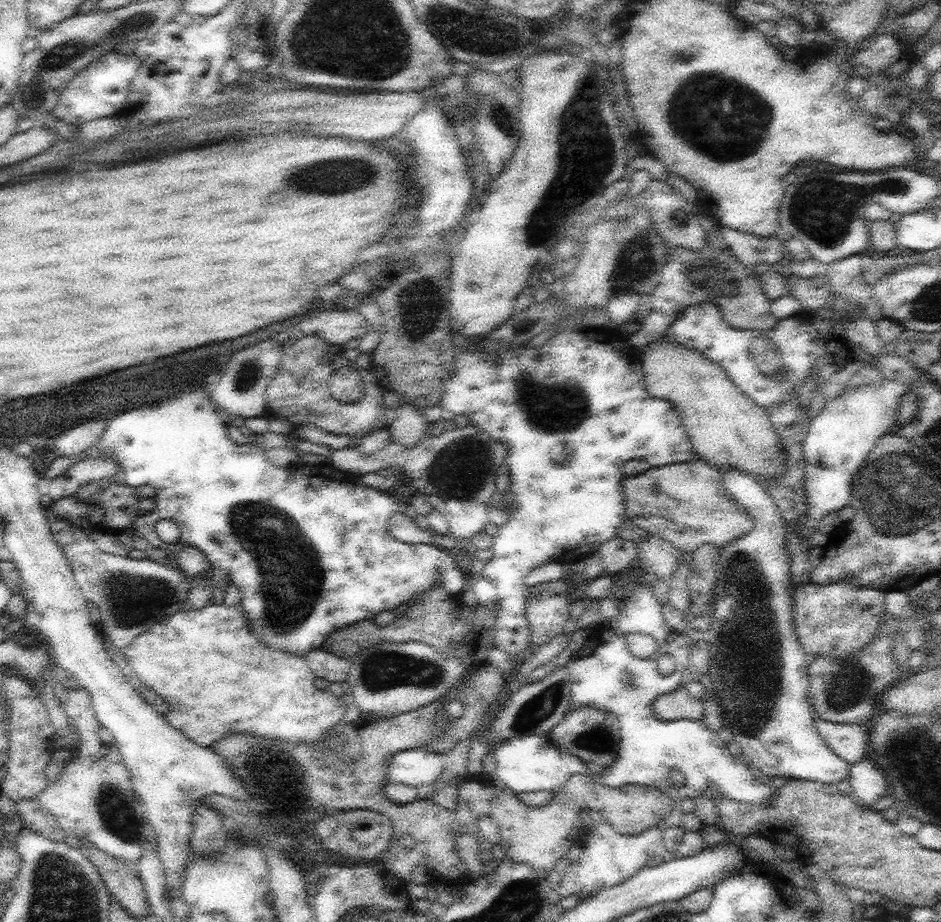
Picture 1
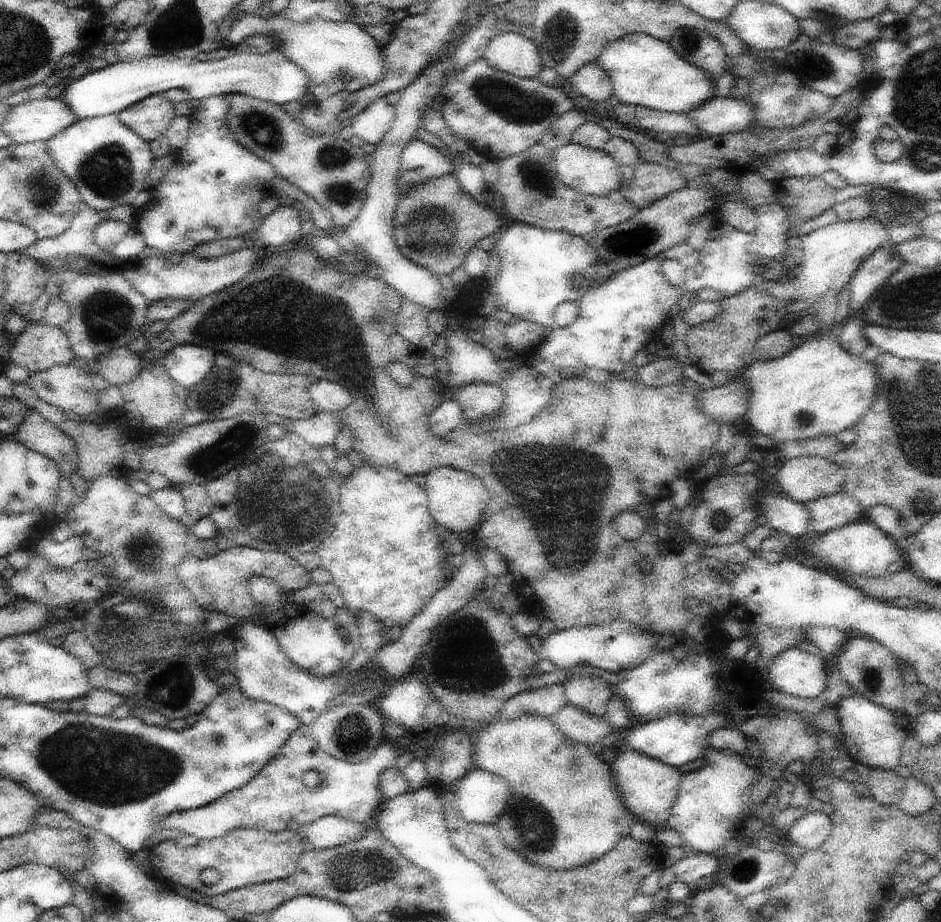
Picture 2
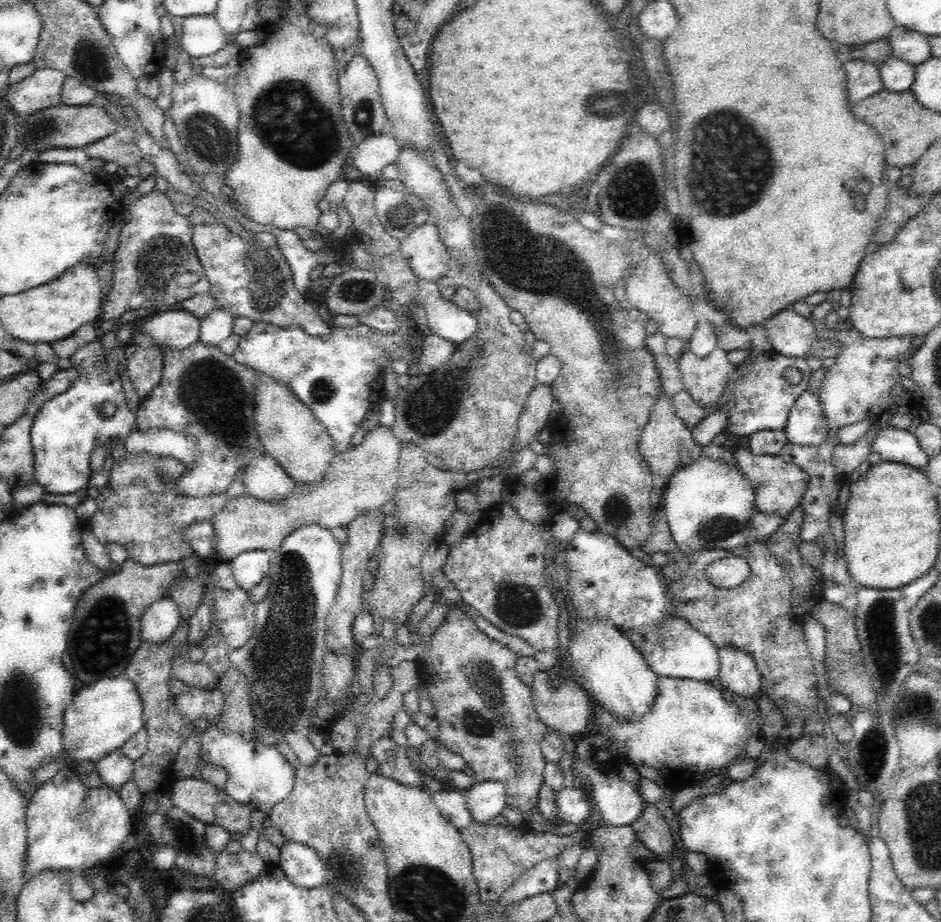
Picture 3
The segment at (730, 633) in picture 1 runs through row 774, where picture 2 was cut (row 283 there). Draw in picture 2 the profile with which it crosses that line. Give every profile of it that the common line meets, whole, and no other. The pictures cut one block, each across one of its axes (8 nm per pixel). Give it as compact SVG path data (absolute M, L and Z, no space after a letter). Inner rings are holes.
M870 217L853 221L838 221L831 225L826 225L819 229L808 233L802 237L798 242L803 250L803 261L792 274L786 274L782 280L758 282L762 290L770 293L779 301L784 301L786 304L794 300L806 301L810 304L810 311L820 312L821 320L826 325L834 324L834 312L836 312L838 294L844 288L847 288L858 270L858 267L870 256L873 255L879 248L884 248L886 245L892 244L888 228L882 221L876 217Z

